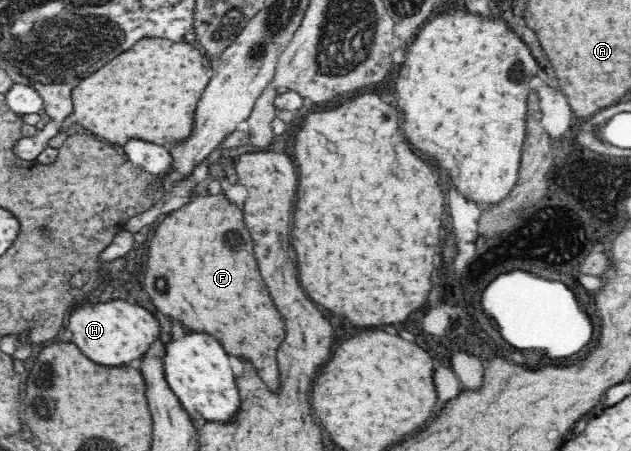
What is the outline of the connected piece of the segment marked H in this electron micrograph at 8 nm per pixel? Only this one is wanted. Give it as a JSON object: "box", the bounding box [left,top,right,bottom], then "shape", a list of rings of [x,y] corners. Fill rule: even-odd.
{"box":[68,299,160,366],"shape":[[[125,299],[107,302],[85,302],[79,309],[71,310],[68,329],[72,332],[73,342],[97,364],[103,366],[123,366],[139,358],[149,350],[149,346],[160,335],[160,324],[144,307],[131,304]]]}

